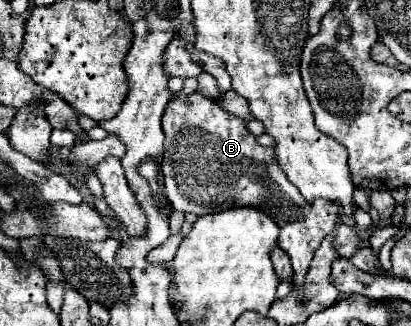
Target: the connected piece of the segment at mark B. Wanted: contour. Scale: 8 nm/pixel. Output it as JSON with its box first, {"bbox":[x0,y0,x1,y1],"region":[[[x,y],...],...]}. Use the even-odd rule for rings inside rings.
{"bbox":[161,91,339,291],"region":[[[197,91],[169,101],[163,115],[163,133],[165,153],[161,171],[165,177],[165,193],[173,209],[195,215],[211,215],[235,207],[261,209],[273,217],[281,229],[277,243],[291,257],[295,289],[301,291],[317,247],[335,227],[339,207],[325,199],[307,203],[277,165],[273,149],[261,147],[243,119],[227,113],[213,99]]]}

